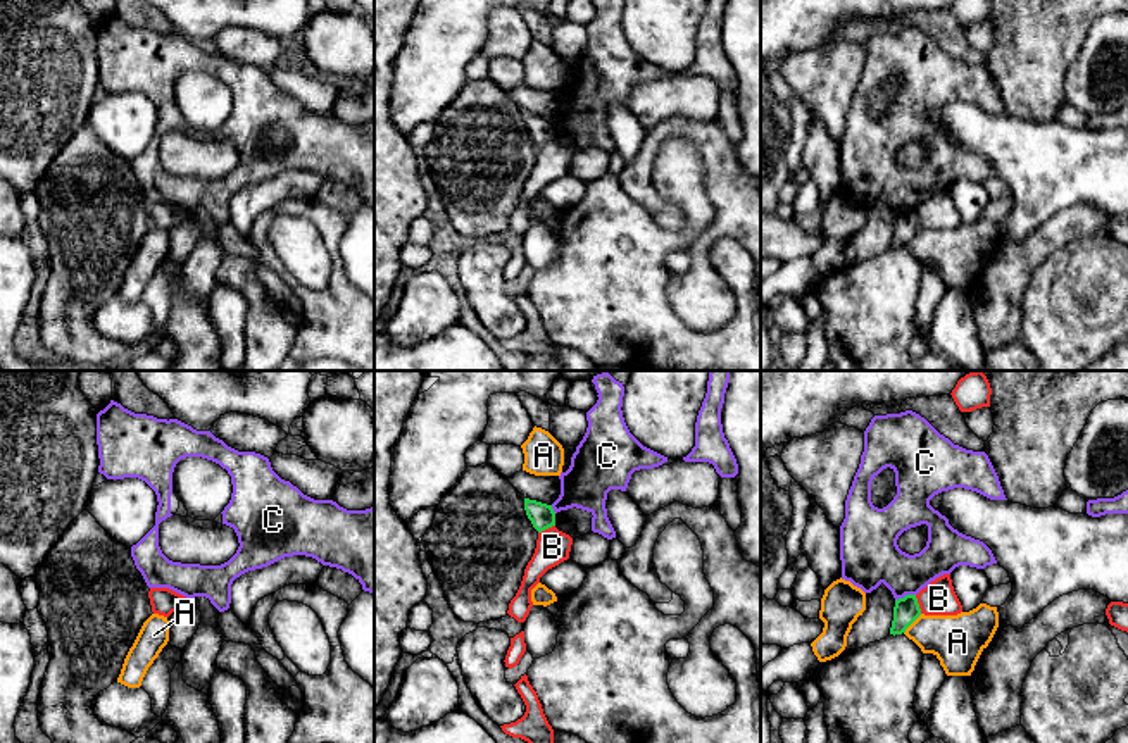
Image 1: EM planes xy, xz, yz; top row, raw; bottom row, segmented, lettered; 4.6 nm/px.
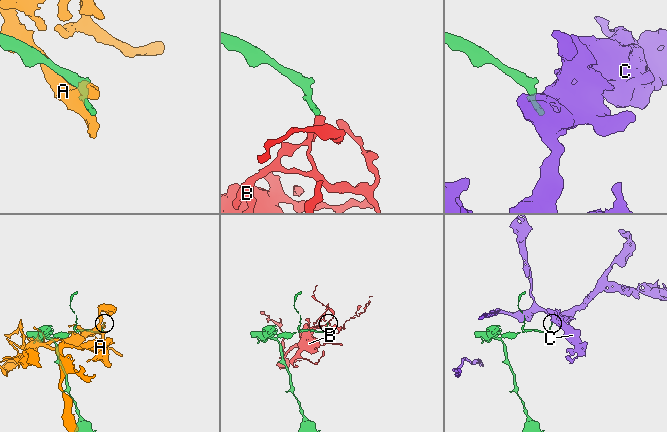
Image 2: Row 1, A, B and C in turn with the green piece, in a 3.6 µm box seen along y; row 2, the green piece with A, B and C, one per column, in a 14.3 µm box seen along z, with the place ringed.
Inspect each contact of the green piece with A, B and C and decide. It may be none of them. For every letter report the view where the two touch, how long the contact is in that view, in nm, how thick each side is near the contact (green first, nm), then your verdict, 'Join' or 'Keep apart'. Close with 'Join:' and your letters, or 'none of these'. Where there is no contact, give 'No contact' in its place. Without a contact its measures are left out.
A: Touches green in yz. Shared border 130 nm. Thickness 120 nm (green) against 240 nm. Keep apart
B: Touches green in yz. Shared border 90 nm. Thickness 120 nm (green) against 160 nm. Keep apart
C: Touches green in yz. Shared border 100 nm. Thickness 120 nm (green) against 280 nm. Keep apart
Join: none of these

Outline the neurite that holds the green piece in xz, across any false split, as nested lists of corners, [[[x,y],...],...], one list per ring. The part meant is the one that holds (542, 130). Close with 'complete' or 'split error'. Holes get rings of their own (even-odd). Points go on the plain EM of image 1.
[[[524,112],[524,124],[538,147],[555,140],[555,126],[552,119]]] | complete

